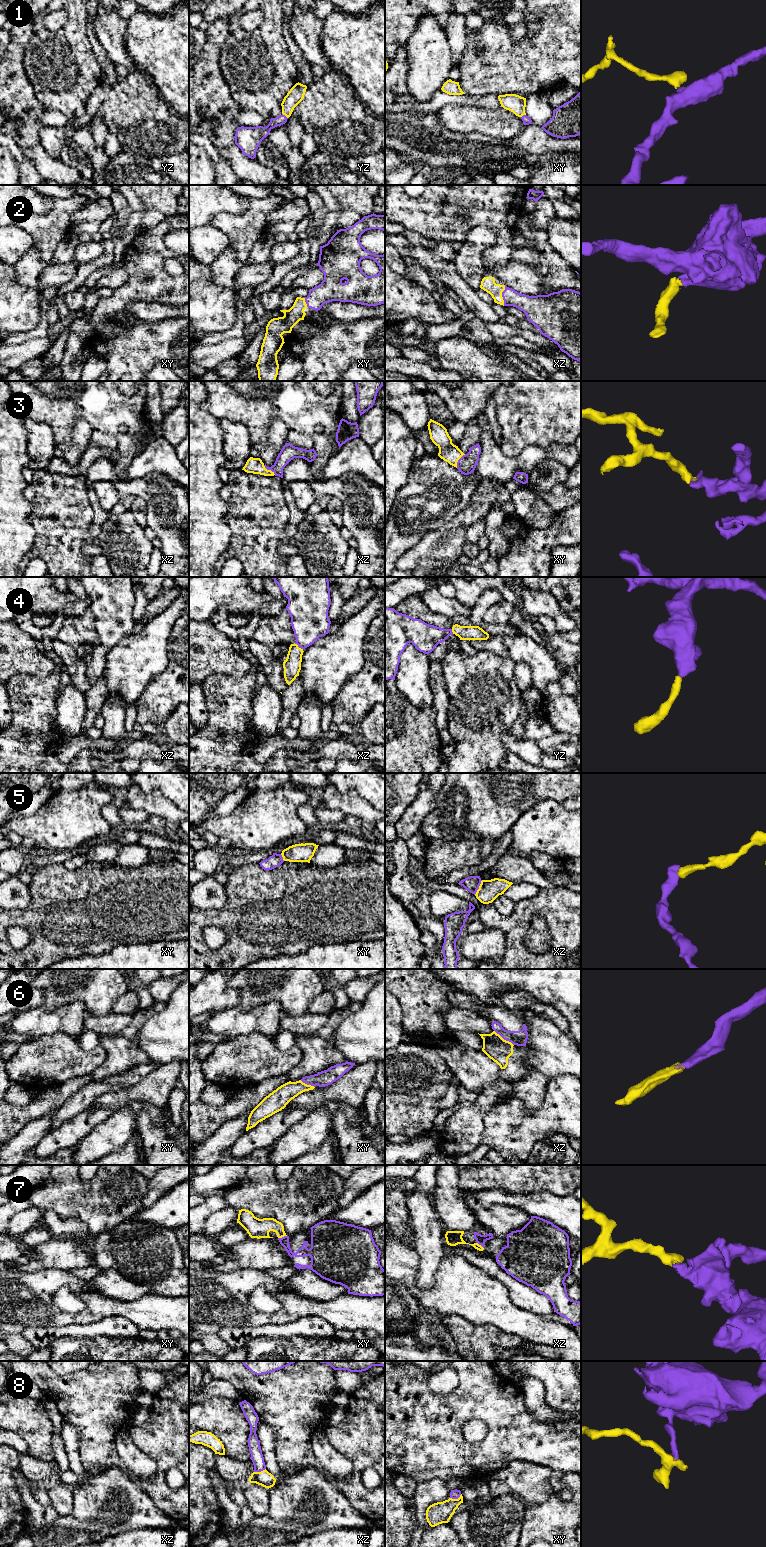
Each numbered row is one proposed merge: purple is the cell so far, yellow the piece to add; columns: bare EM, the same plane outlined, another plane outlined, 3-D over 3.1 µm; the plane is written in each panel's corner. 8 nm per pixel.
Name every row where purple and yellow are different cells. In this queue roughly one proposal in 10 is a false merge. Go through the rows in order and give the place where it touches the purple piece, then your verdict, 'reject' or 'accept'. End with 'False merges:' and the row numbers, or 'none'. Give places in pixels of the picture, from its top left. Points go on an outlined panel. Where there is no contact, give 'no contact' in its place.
1: contact yz (285, 116); accept
2: contact xz (502, 296); accept
3: contact xy (458, 460); accept
4: contact xz (298, 646); accept
5: contact xz (478, 887); reject
6: contact xz (504, 1039); reject
7: contact xy (282, 1237); accept
8: contact xy (455, 1498); reject
False merges: 5, 6, 8

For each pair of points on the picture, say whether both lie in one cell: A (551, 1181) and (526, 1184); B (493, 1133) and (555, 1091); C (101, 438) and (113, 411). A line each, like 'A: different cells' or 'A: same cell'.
A: same cell
B: same cell
C: different cells

